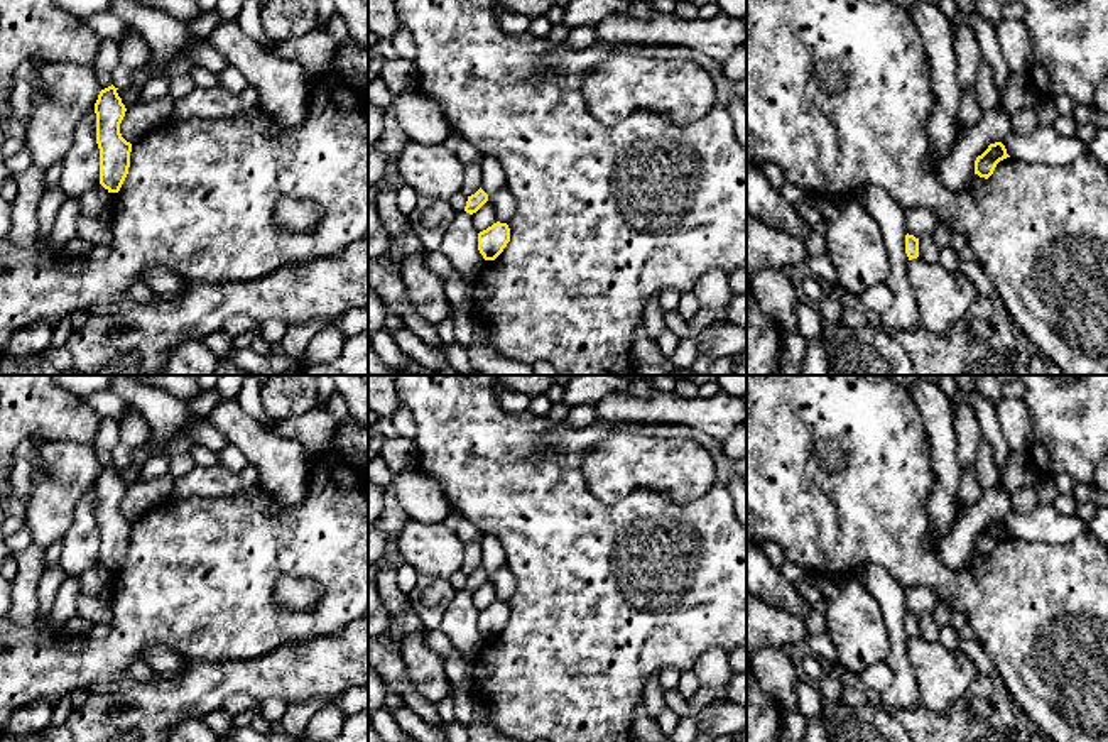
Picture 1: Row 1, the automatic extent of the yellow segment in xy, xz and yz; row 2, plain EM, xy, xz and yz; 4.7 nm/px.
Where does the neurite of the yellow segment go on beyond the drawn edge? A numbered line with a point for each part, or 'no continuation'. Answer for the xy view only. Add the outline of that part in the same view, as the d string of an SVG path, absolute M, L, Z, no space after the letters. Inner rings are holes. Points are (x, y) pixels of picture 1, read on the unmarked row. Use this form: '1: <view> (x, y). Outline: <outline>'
1: xy (107, 590). Outline: M110 571L106 581L103 583L100 590L100 598L105 602L111 602L117 585L117 571Z

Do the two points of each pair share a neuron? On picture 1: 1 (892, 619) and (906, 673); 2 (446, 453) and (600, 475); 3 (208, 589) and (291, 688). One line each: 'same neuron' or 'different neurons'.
1: same neuron
2: different neurons
3: different neurons

